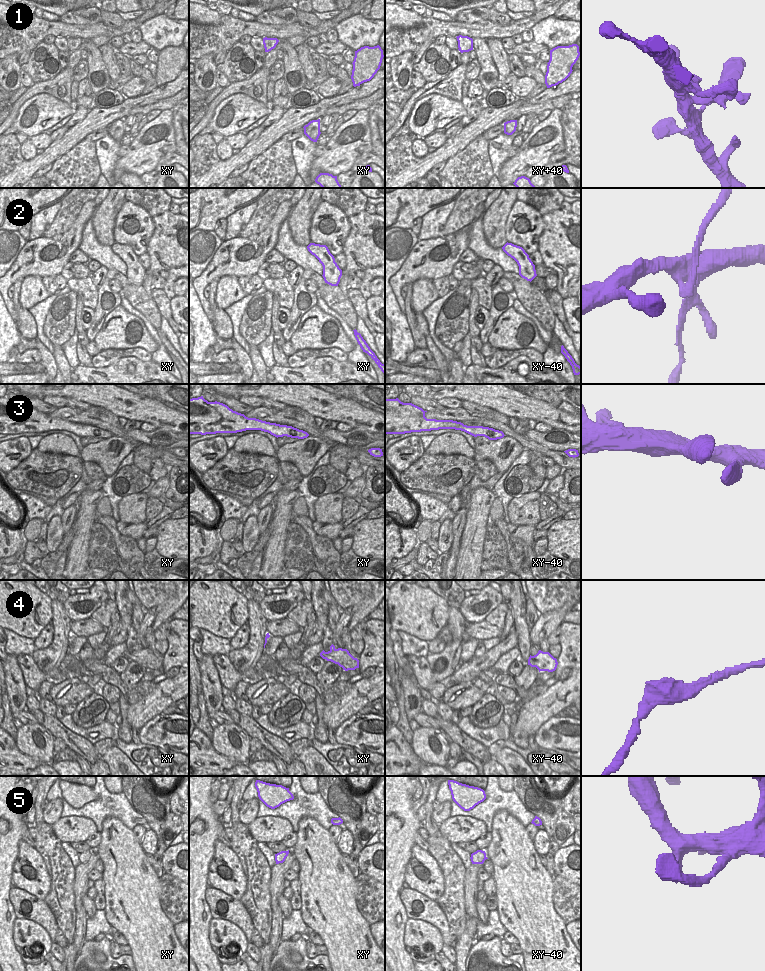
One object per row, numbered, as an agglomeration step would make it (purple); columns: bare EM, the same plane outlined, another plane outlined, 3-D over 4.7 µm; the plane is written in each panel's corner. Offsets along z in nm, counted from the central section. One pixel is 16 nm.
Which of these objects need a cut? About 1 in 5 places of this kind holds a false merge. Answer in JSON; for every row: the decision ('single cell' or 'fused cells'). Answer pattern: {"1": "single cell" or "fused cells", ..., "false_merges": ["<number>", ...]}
{"1": "single cell", "2": "fused cells", "3": "single cell", "4": "single cell", "5": "single cell", "false_merges": ["2"]}

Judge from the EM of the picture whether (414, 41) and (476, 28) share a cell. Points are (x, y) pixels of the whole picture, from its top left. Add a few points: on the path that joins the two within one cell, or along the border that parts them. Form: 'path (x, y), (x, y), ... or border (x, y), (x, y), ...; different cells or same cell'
path (429, 29), (461, 29); same cell

